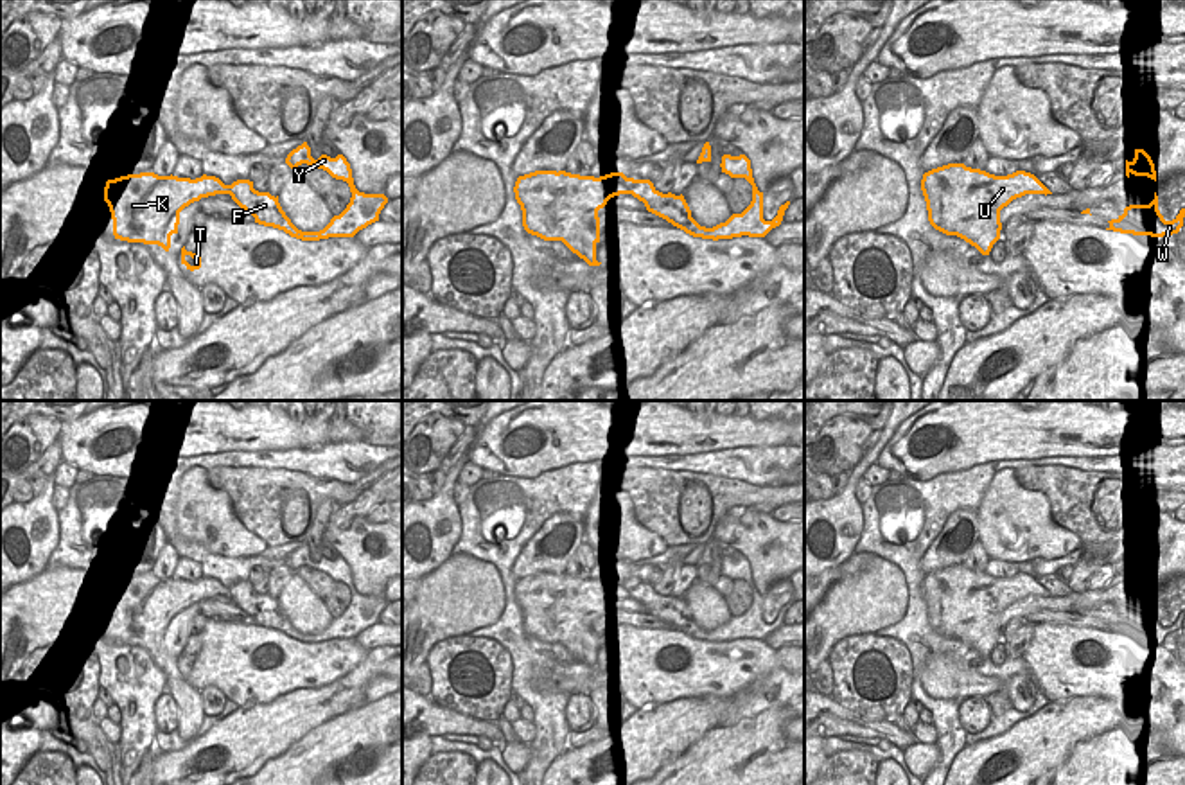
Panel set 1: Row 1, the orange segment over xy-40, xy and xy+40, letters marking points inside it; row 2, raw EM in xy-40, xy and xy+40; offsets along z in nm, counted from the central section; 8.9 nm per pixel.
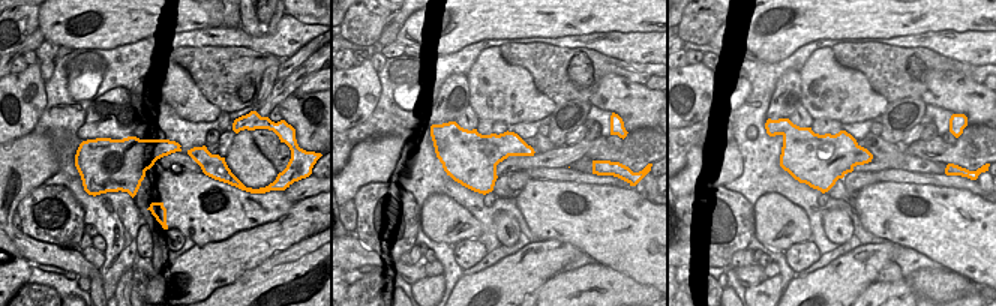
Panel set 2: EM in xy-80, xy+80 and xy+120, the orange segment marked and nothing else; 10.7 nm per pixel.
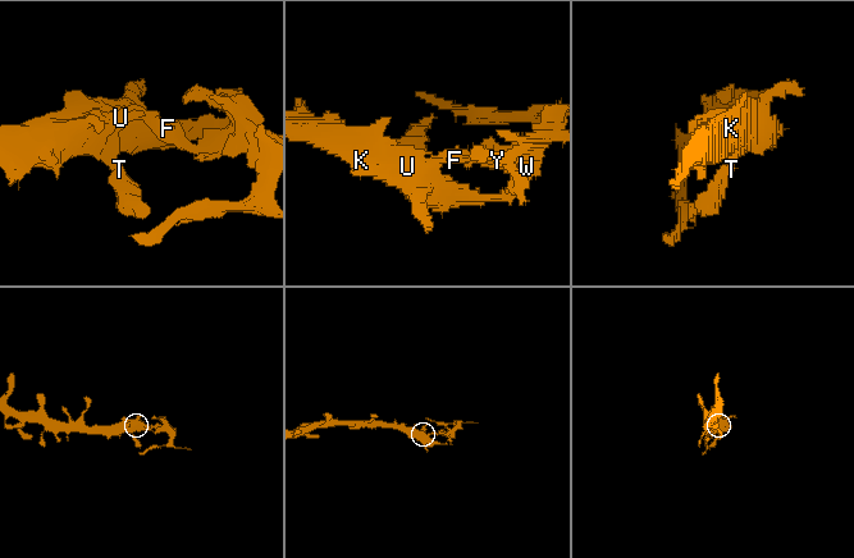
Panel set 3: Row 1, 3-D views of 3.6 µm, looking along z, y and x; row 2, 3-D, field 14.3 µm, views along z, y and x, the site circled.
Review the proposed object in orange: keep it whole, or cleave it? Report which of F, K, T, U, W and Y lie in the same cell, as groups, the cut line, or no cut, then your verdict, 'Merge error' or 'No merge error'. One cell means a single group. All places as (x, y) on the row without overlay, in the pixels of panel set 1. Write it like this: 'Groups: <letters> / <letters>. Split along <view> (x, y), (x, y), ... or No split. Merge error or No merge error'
Groups: F W Y / K T U. Split along xy (640, 582), (631, 595). Merge error.

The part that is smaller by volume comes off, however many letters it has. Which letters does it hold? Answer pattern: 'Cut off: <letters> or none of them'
Cut off: F, W, Y.

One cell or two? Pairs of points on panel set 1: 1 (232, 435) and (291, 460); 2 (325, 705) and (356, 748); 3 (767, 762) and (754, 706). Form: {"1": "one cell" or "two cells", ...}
{"1": "two cells", "2": "two cells", "3": "two cells"}

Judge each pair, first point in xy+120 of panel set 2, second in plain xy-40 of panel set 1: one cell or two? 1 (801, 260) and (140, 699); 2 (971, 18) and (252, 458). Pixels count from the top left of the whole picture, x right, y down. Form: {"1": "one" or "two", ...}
{"1": "two", "2": "two"}

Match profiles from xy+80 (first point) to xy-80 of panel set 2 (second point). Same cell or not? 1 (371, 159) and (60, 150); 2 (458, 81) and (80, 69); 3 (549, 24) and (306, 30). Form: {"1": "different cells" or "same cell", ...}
{"1": "different cells", "2": "different cells", "3": "different cells"}

